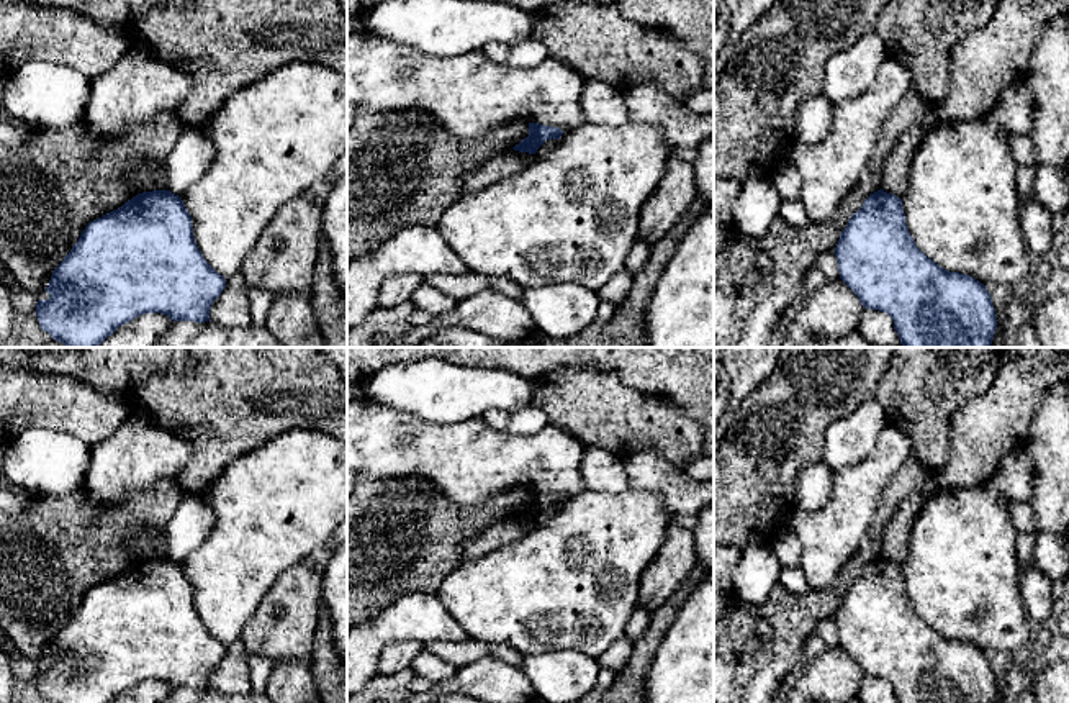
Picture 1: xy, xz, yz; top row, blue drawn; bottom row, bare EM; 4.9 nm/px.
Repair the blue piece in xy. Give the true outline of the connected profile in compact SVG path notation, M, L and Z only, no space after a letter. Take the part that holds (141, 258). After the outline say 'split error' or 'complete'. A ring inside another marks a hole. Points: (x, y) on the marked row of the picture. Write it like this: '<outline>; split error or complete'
M152 190L138 193L118 210L90 221L54 269L44 290L51 297L38 300L34 308L41 329L54 341L67 347L97 347L120 326L146 313L167 315L172 321L211 321L211 305L224 287L226 279L206 262L195 243L192 216L183 200L170 190Z; complete

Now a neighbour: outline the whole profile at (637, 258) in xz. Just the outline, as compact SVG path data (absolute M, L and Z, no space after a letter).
M637 238L632 246L632 251L627 256L625 270L629 270L635 277L647 264L650 252L652 246Z

